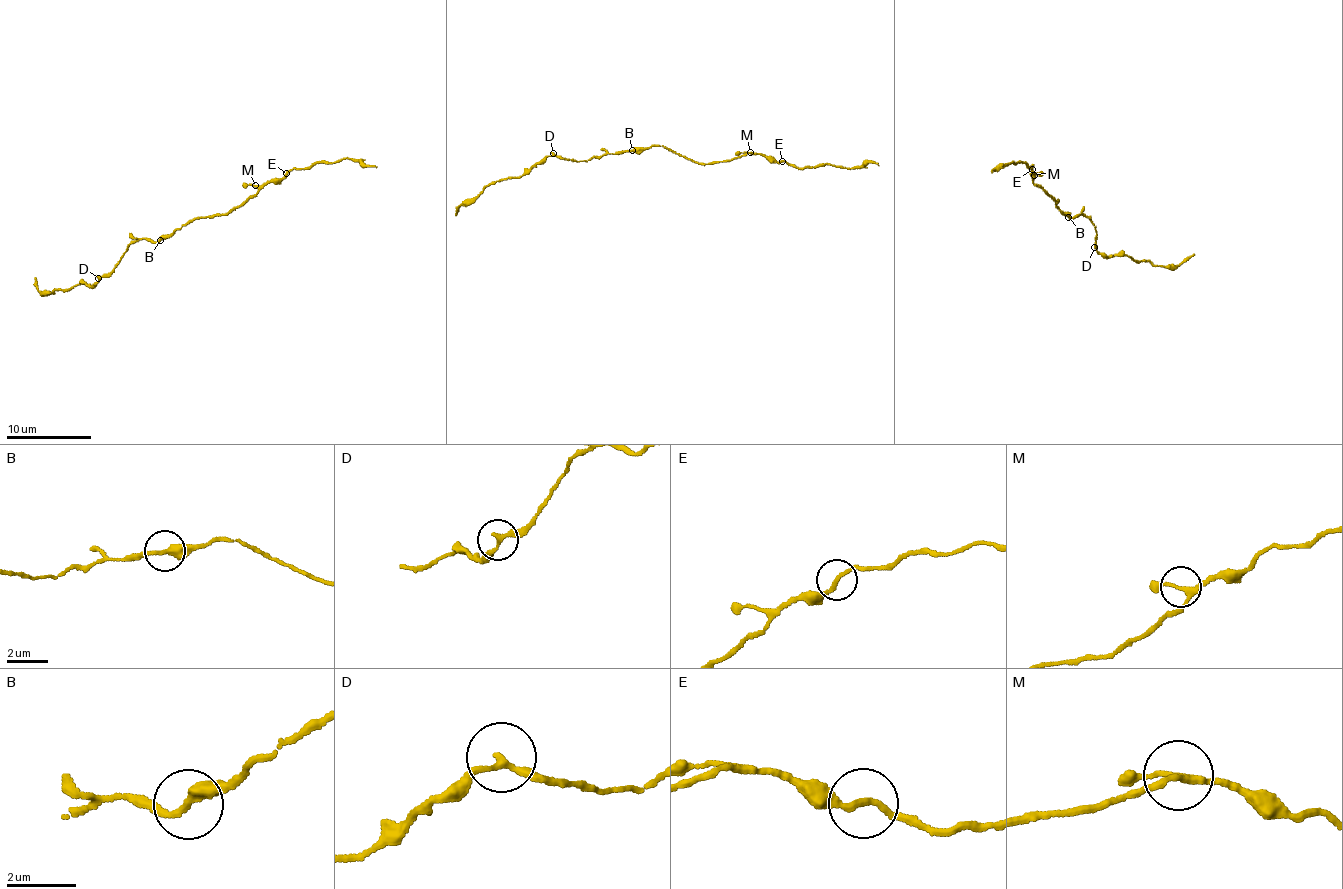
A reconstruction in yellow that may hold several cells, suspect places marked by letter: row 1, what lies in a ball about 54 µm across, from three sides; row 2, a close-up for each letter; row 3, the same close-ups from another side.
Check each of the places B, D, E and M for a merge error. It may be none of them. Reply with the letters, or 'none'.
none

